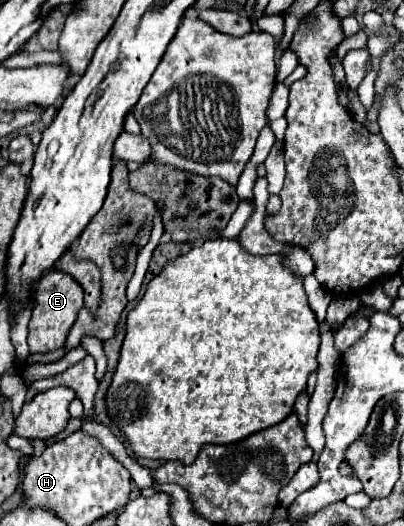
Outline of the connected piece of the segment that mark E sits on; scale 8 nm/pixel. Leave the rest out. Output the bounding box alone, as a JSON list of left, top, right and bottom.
[28,269,84,353]

